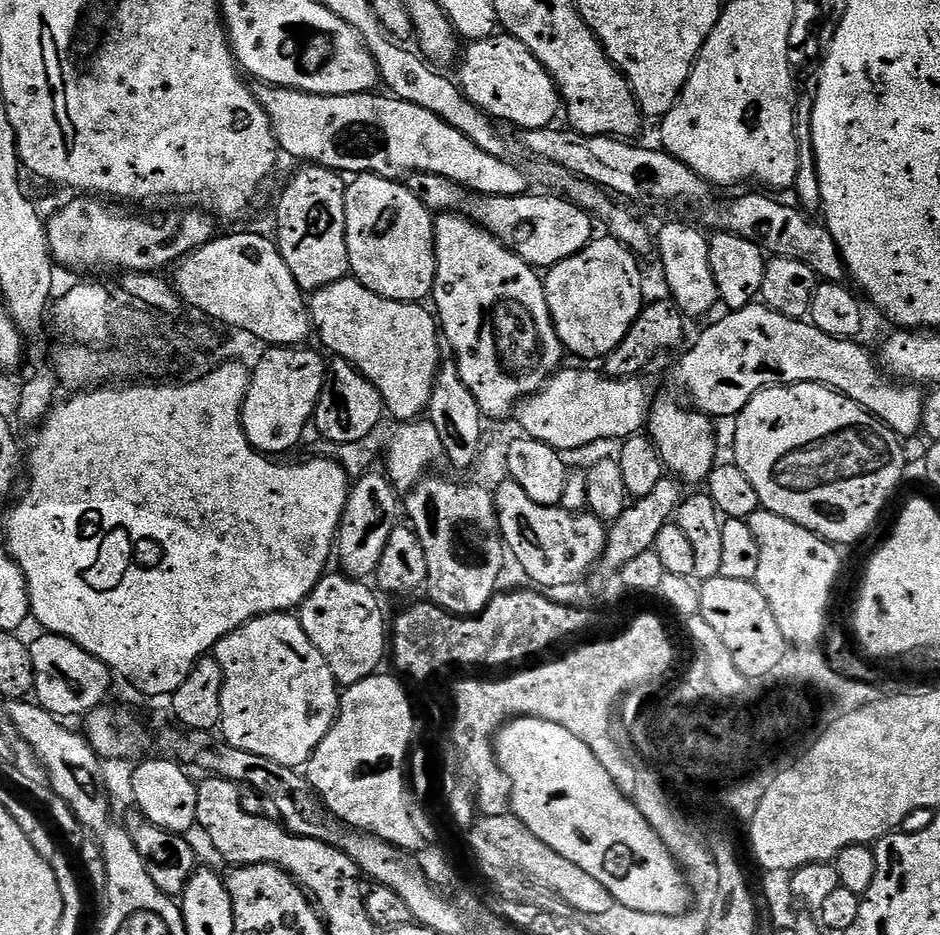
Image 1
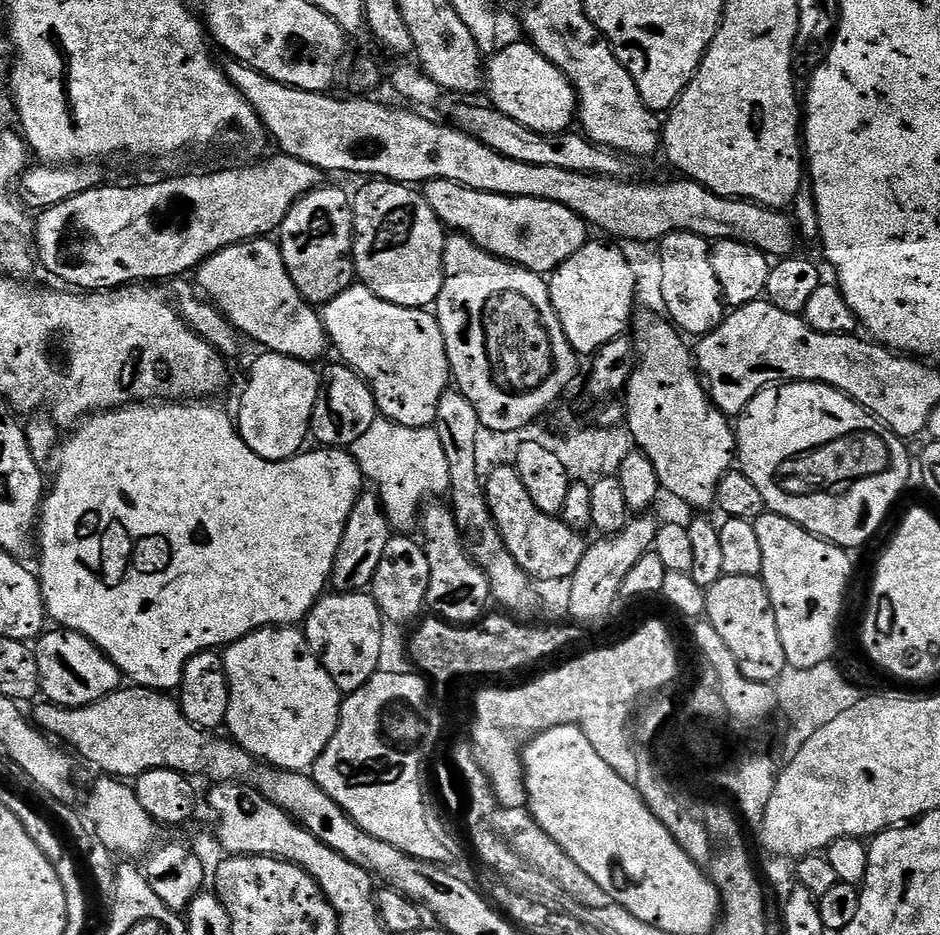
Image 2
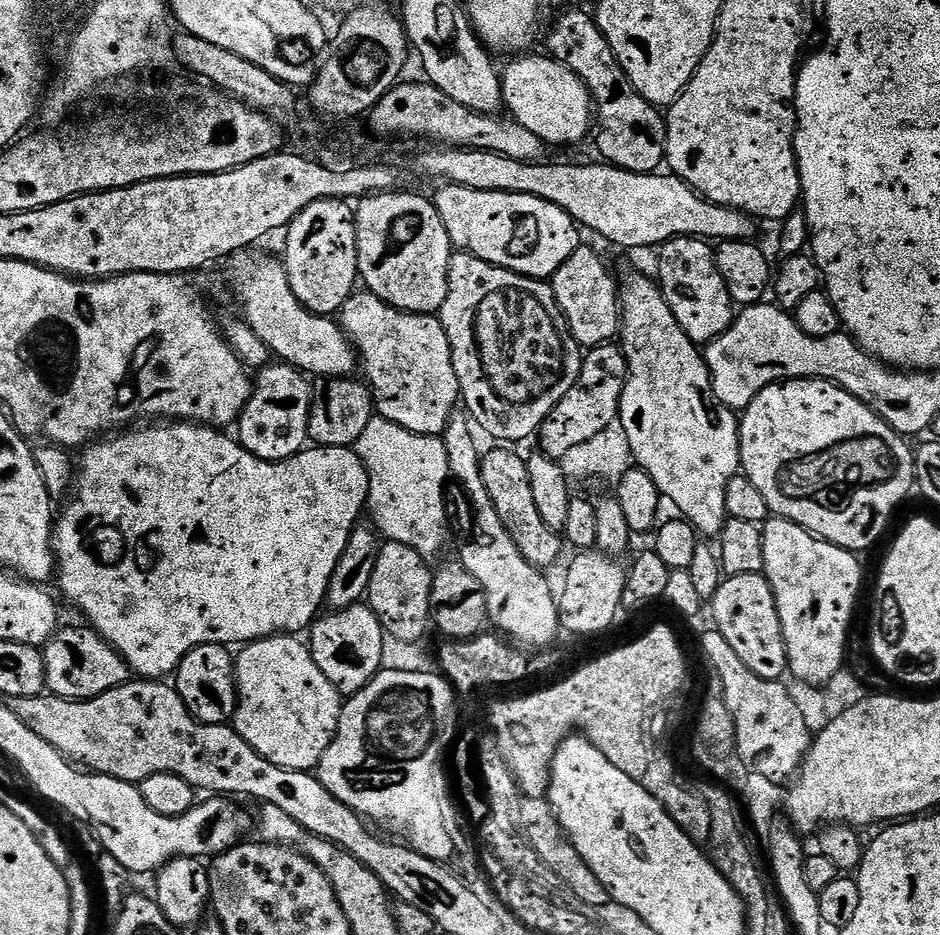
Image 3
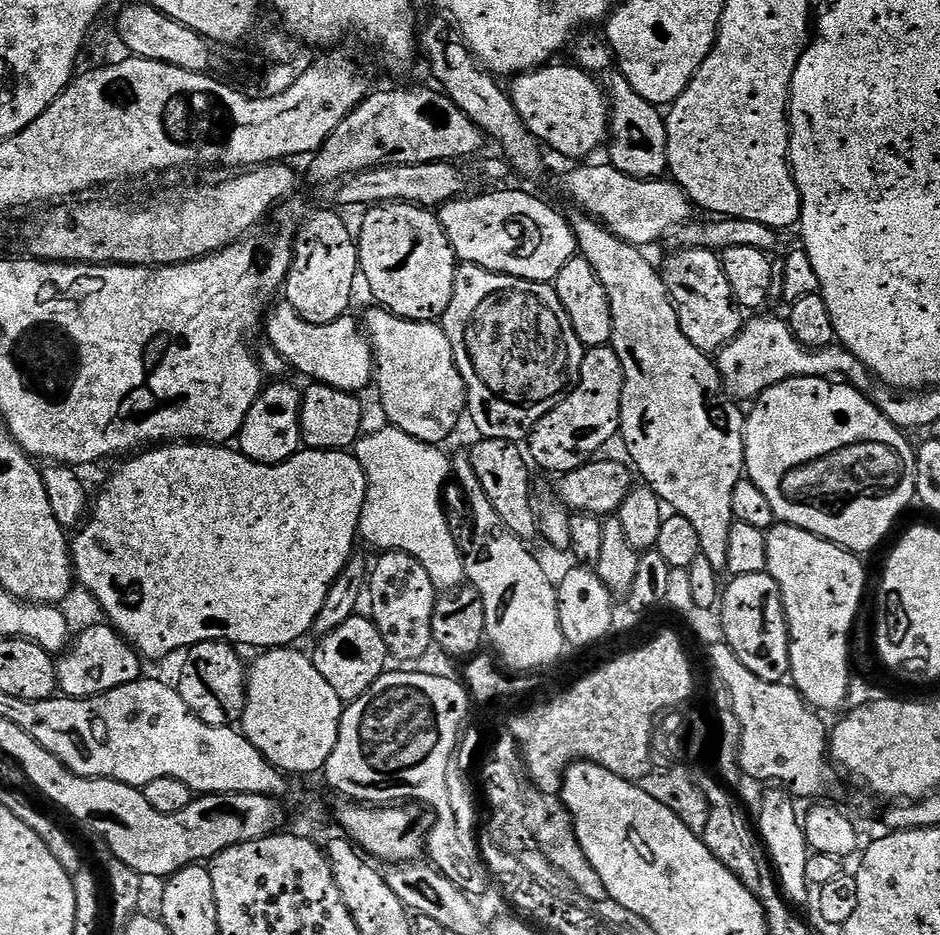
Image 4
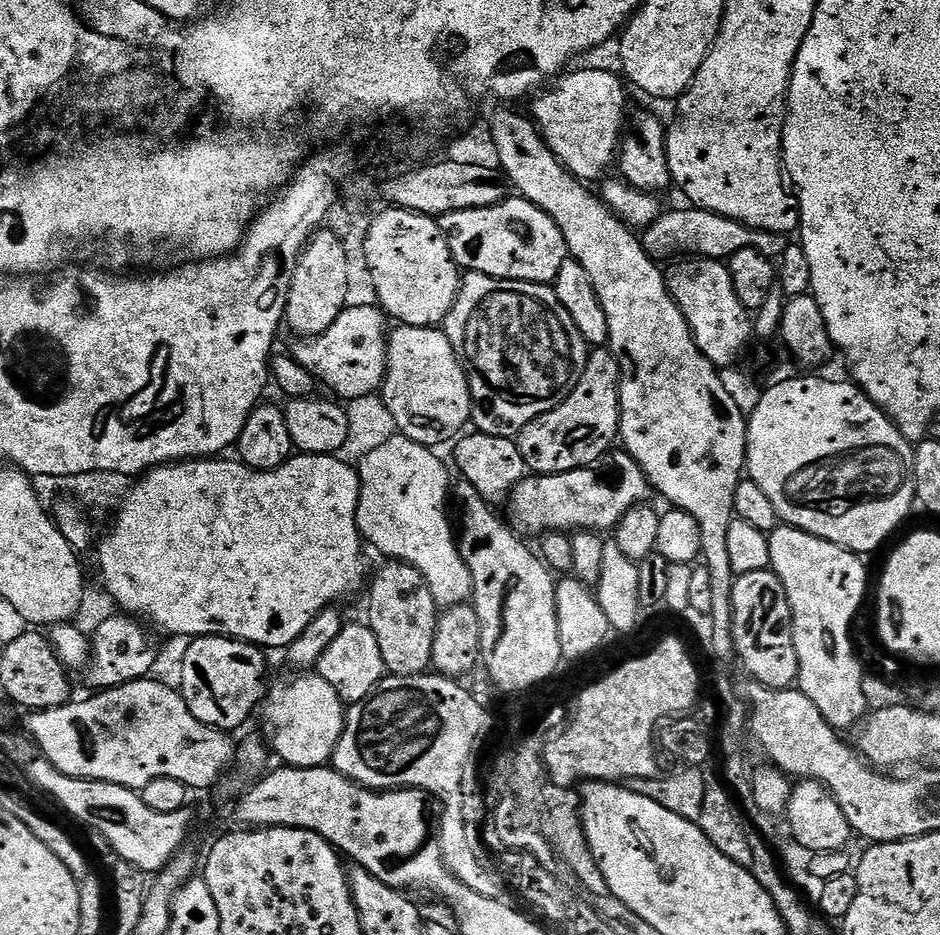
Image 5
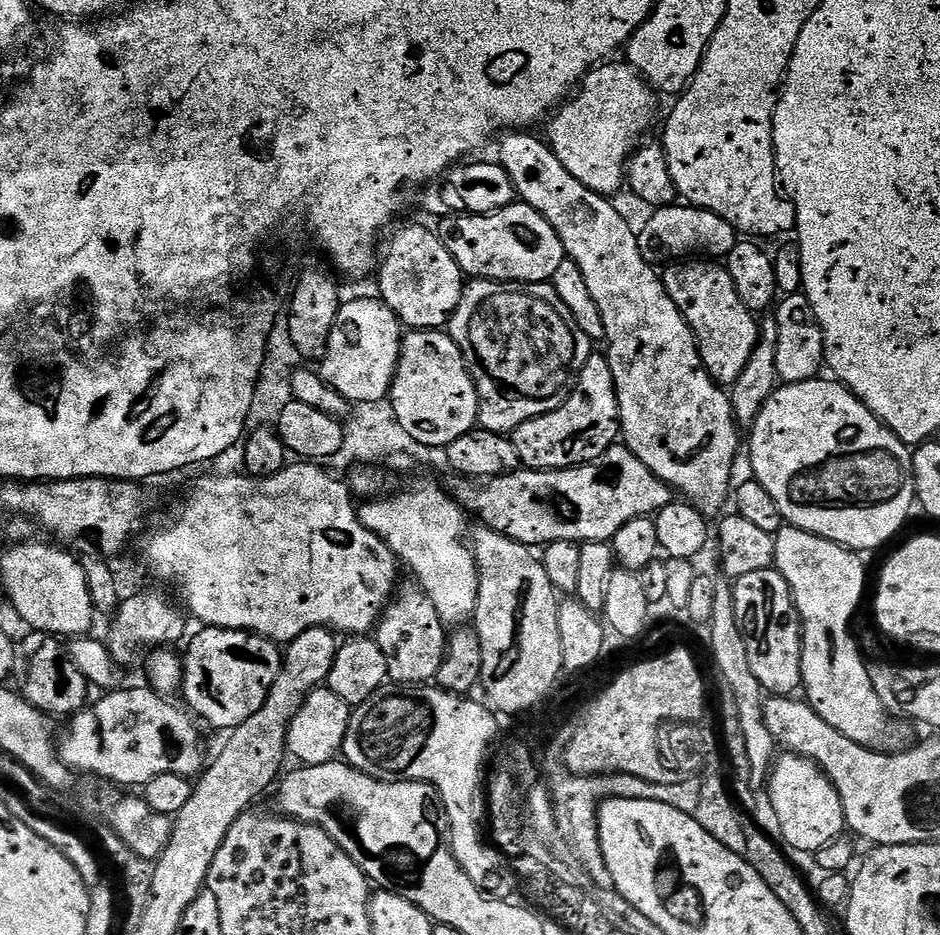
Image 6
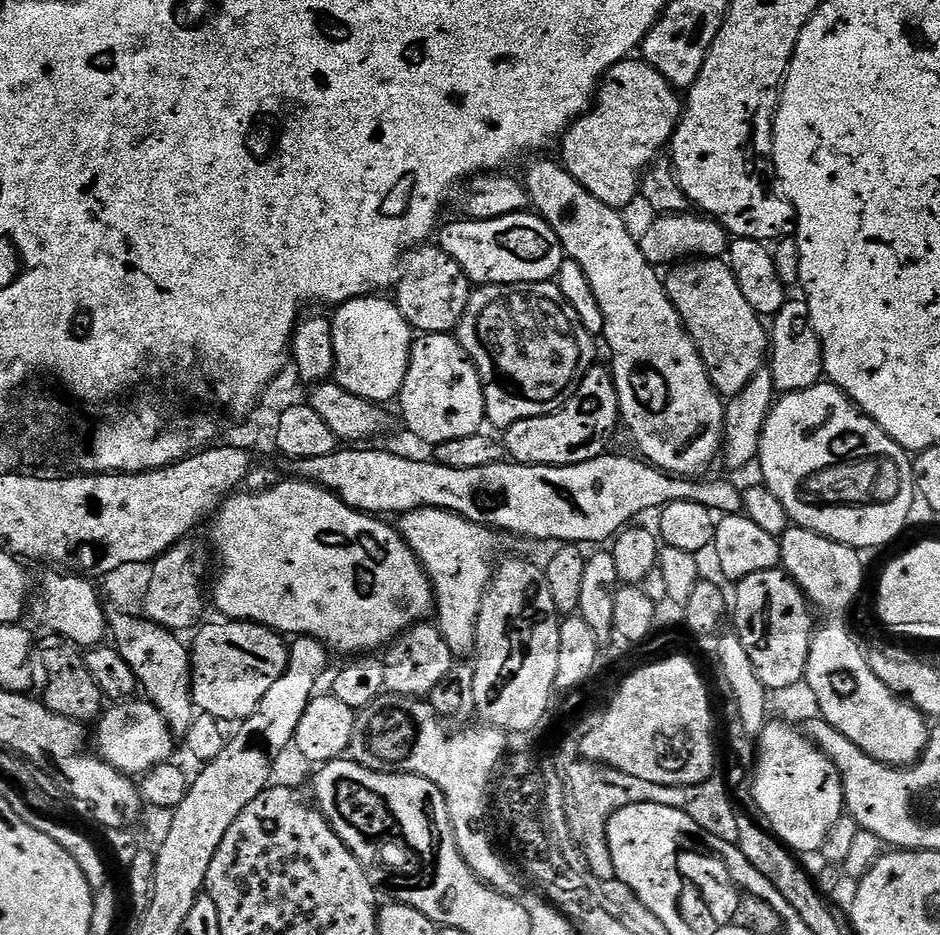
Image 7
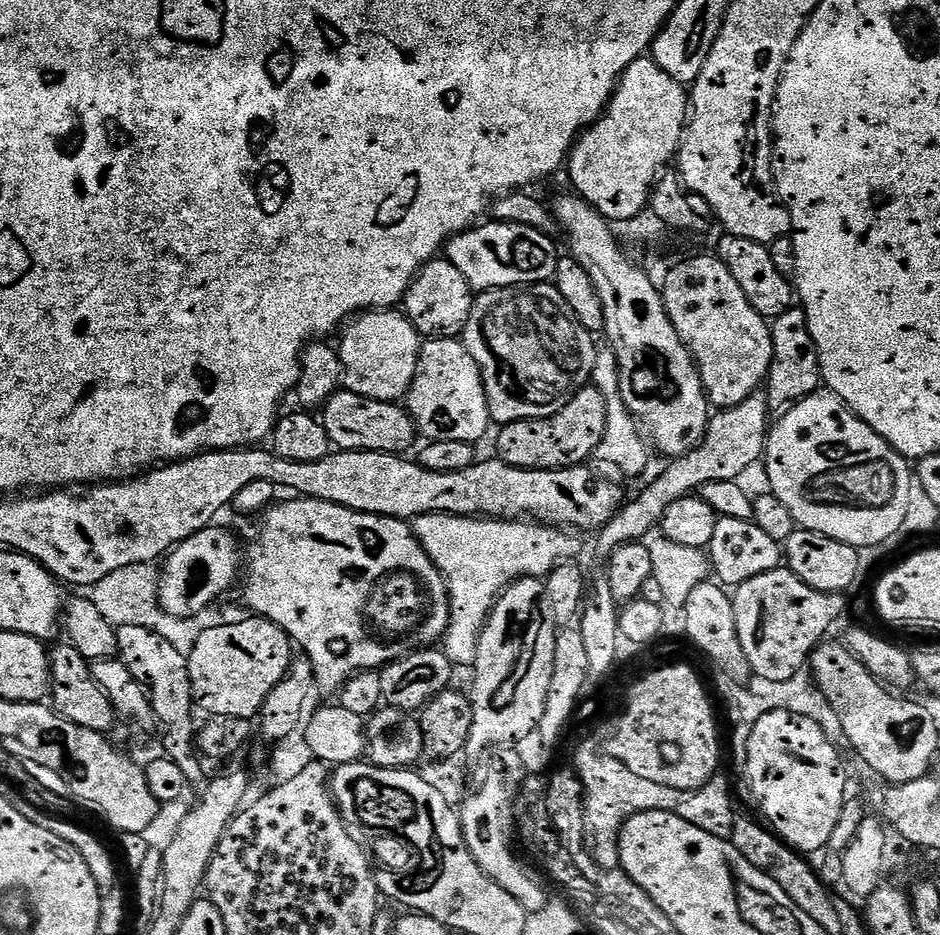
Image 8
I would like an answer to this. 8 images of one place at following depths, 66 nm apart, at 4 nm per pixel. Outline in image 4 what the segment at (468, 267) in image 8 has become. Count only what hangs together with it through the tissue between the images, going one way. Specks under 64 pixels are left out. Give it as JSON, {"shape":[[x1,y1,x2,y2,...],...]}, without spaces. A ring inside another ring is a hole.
{"shape":[[488,192,485,196,468,195,469,194,464,194,457,199,449,200,447,204,440,205,438,209,440,225,446,234,446,238,450,242,450,246,454,250,457,261,465,264,473,264,474,266,482,266,491,272,506,274,507,276,513,276,514,278,533,280,539,284,552,284,553,281,555,281,556,275,562,270,562,266,566,266,566,262,570,262,570,258,577,255,576,235,572,233,569,217,567,215,563,216,560,212,555,212,546,201,539,200,538,197,531,196,528,192]]}

